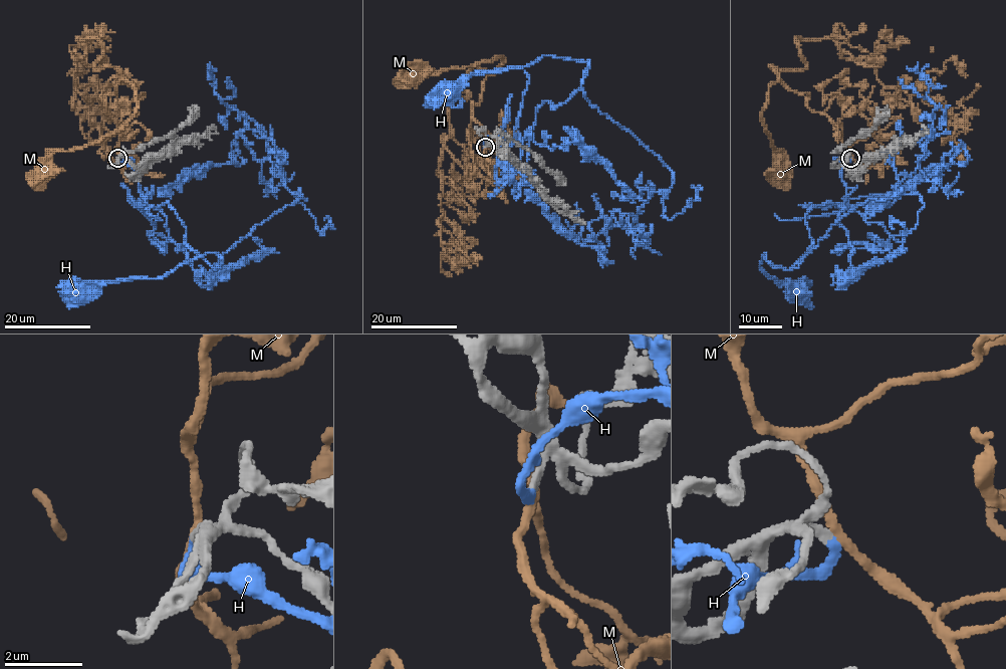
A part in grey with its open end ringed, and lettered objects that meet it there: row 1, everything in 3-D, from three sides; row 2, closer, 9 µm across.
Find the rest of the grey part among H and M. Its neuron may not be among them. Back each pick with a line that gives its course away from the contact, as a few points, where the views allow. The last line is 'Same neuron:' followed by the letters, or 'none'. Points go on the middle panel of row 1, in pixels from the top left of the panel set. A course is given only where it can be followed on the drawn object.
H: via (485, 146), (526, 132), (543, 102), (563, 103), (589, 62), (542, 55), (443, 88)
Same neuron: H

